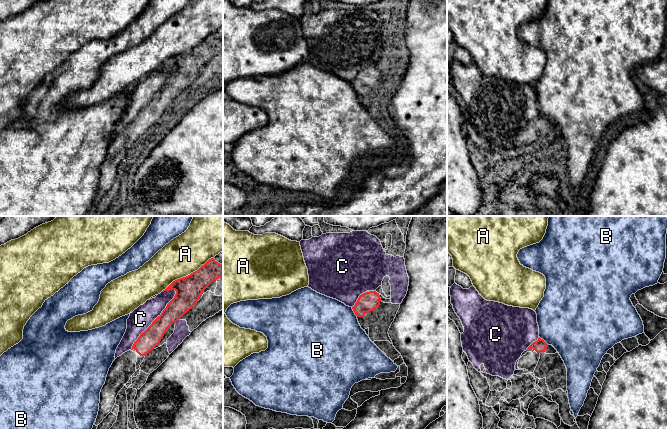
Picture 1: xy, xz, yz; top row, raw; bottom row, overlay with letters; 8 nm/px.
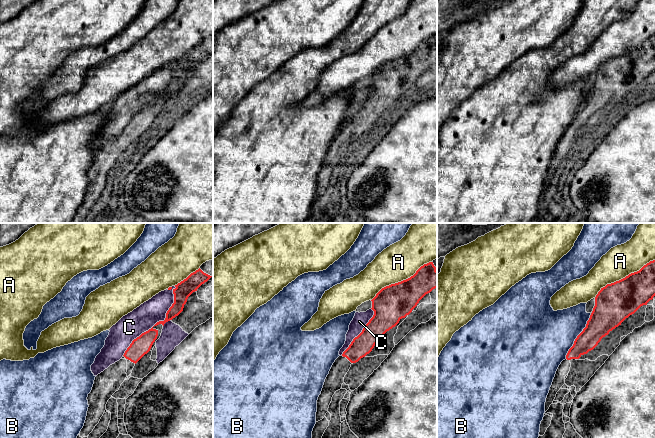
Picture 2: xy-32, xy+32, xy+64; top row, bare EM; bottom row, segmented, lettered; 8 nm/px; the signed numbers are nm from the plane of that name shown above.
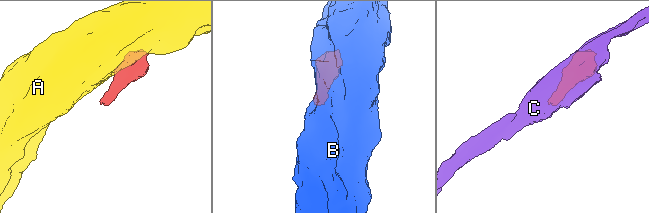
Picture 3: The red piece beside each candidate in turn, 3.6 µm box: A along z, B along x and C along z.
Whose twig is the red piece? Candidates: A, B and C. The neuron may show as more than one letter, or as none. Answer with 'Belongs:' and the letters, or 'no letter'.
Belongs: no letter

